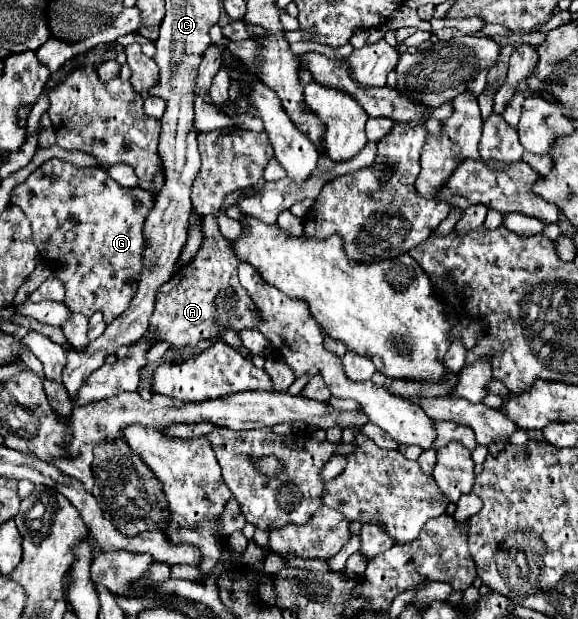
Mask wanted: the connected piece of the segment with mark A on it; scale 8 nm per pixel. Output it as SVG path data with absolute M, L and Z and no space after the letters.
M214 215L204 217L202 237L204 237L204 241L196 253L196 259L192 259L190 263L180 267L170 277L170 281L160 285L160 289L156 291L156 305L154 305L154 311L150 317L148 331L156 333L156 341L168 341L174 349L196 347L200 341L218 339L218 335L222 339L224 331L228 331L228 329L238 331L238 333L244 329L256 329L256 317L260 317L260 313L256 313L256 305L252 305L252 297L248 297L248 293L244 293L244 289L240 287L240 281L236 281L238 261L236 261L236 257L232 257L232 249L228 249L228 239L220 233Z

